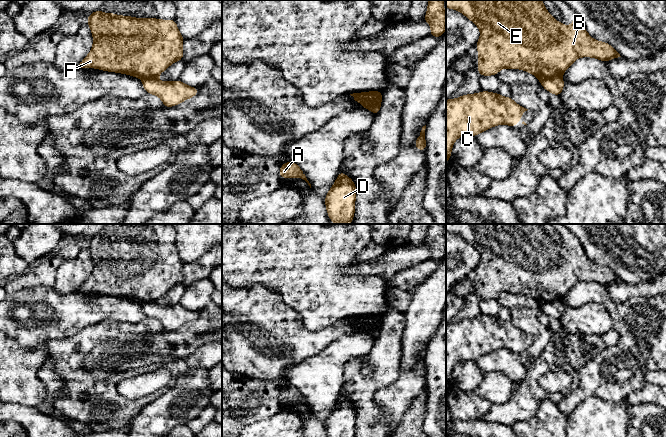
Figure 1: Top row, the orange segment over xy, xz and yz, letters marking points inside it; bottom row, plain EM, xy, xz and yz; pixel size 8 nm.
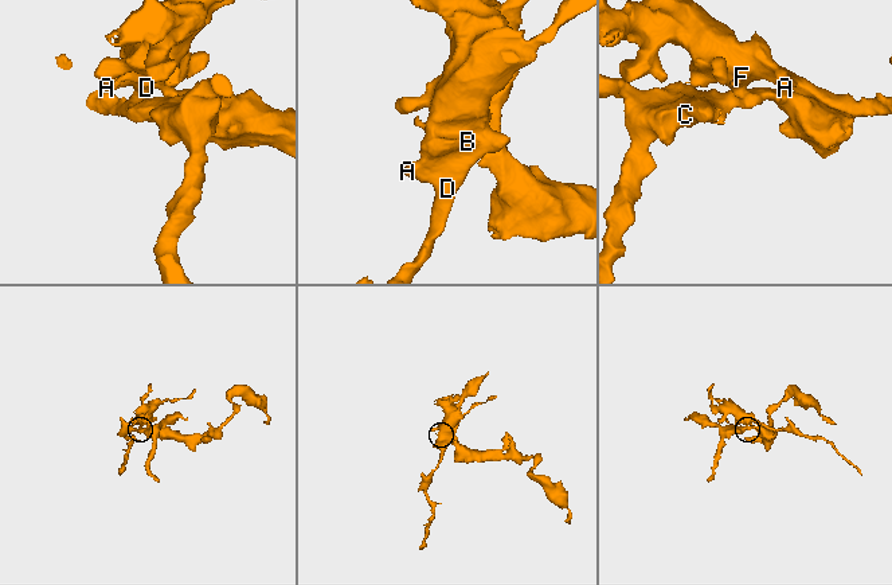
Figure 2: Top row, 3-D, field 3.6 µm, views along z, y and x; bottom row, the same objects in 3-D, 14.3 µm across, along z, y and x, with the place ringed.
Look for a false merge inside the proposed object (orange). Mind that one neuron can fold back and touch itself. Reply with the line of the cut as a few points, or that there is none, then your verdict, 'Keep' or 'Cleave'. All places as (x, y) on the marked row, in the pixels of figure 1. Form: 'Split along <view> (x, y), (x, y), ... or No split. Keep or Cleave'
Split along yz (559, 75), (544, 77), (540, 80). Cleave

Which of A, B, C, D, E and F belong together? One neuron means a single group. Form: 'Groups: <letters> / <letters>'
Groups: A B D E F / C

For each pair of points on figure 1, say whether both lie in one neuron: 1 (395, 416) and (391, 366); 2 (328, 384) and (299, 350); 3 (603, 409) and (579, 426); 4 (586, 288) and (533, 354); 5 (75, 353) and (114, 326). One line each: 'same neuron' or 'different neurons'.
1: different neurons
2: different neurons
3: same neuron
4: different neurons
5: same neuron

